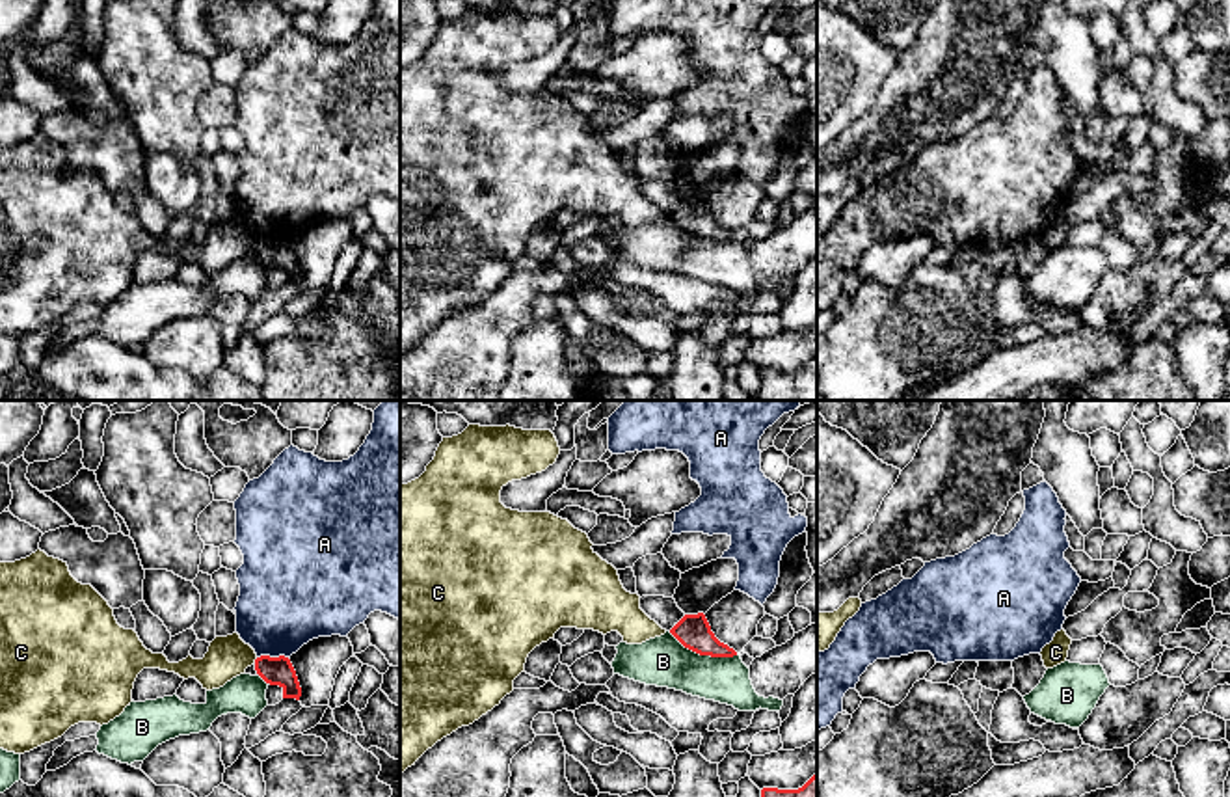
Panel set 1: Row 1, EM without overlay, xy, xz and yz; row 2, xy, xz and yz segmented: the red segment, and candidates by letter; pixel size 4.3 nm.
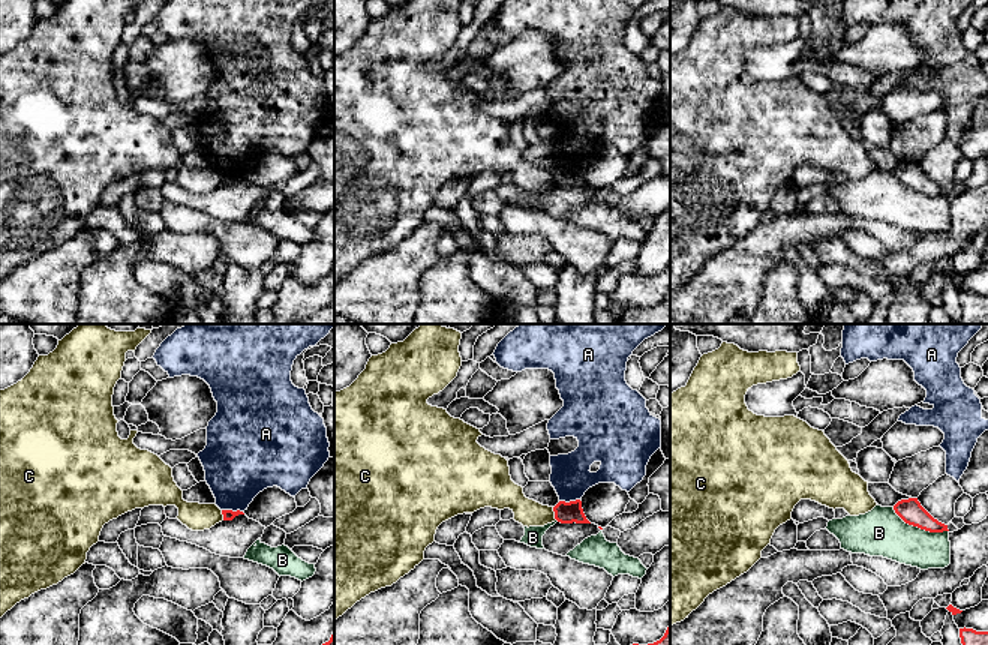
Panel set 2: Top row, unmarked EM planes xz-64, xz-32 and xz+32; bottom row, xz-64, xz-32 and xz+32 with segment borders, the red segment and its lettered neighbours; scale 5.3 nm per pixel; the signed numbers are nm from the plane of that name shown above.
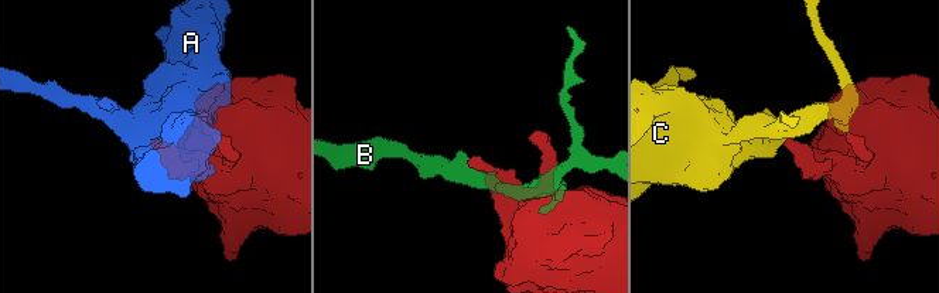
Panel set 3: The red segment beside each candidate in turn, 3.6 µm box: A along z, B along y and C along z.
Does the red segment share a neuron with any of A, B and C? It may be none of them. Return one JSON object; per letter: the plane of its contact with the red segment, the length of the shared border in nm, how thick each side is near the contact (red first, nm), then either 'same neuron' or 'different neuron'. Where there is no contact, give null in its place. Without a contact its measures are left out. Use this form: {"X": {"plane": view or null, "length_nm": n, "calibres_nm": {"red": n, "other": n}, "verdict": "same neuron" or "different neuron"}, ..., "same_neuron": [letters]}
{"A": {"plane": "xy", "length_nm": 140, "calibres_nm": {"red": 130, "other": 400}, "verdict": "different neuron"}, "B": {"plane": "xz", "length_nm": 320, "calibres_nm": {"red": 150, "other": 220}, "verdict": "different neuron"}, "C": {"plane": "xy", "length_nm": 30, "calibres_nm": {"red": 130, "other": 180}, "verdict": "different neuron"}, "same_neuron": []}

